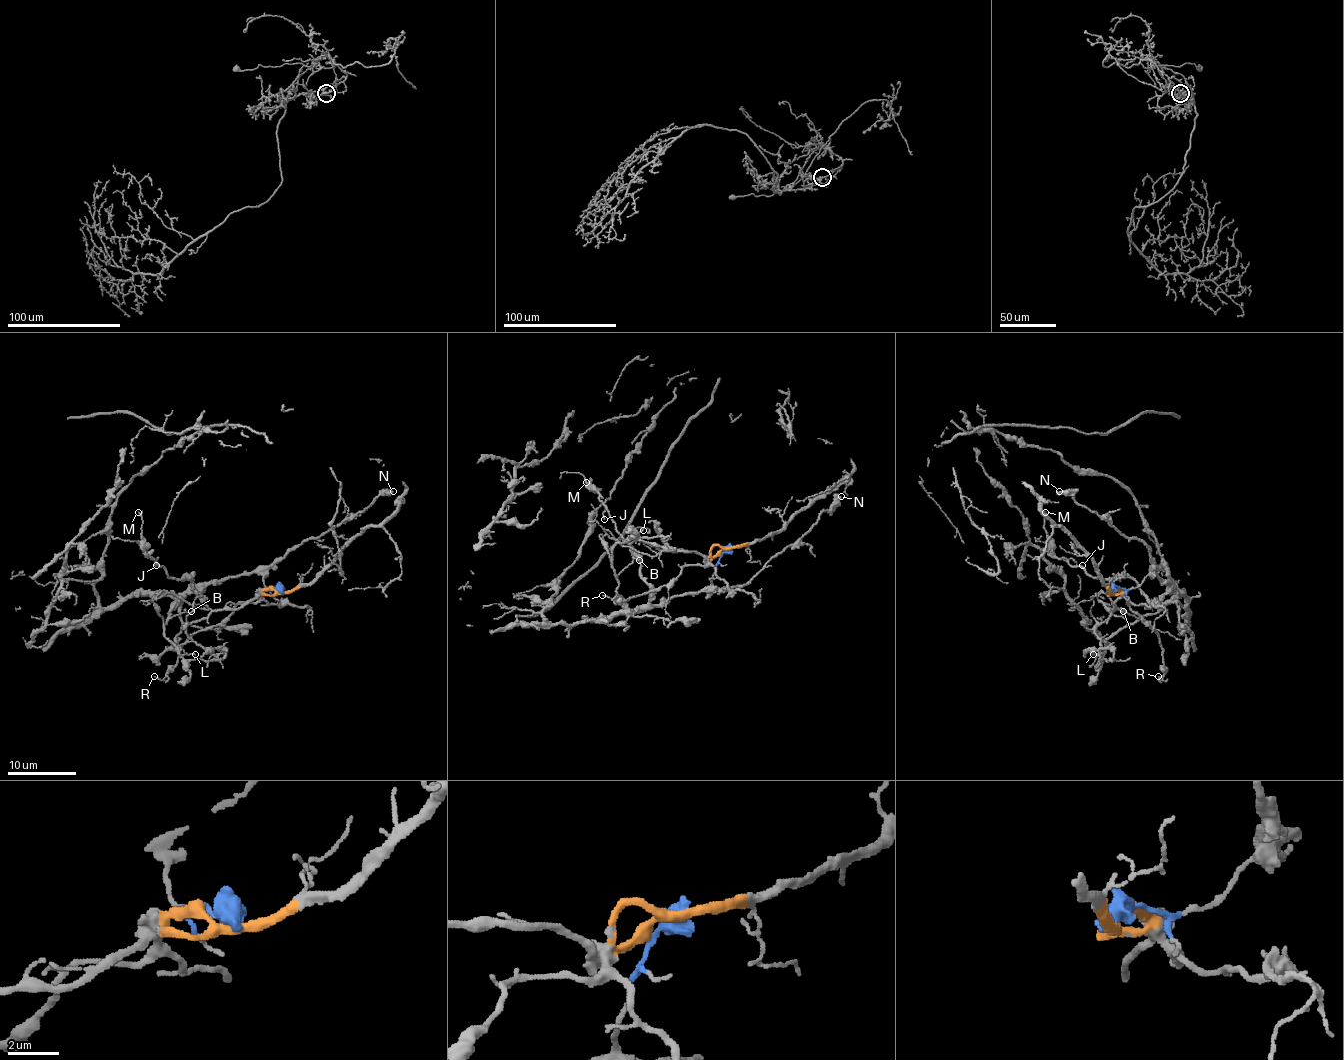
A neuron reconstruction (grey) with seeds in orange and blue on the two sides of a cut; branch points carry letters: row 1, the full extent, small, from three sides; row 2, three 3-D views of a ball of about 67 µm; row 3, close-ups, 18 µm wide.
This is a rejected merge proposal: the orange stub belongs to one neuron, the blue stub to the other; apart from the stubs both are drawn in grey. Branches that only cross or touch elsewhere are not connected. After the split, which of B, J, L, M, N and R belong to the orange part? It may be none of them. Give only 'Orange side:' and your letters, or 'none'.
Orange side: L, R

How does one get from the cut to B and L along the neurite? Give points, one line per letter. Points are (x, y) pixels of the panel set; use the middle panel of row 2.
B: (727, 550), (720, 557), (706, 588), (633, 610), (618, 593), (618, 576), (635, 559), (640, 560)
L: (727, 550), (706, 557), (696, 552), (660, 552), (635, 533), (638, 537), (628, 542), (630, 535), (643, 530)

